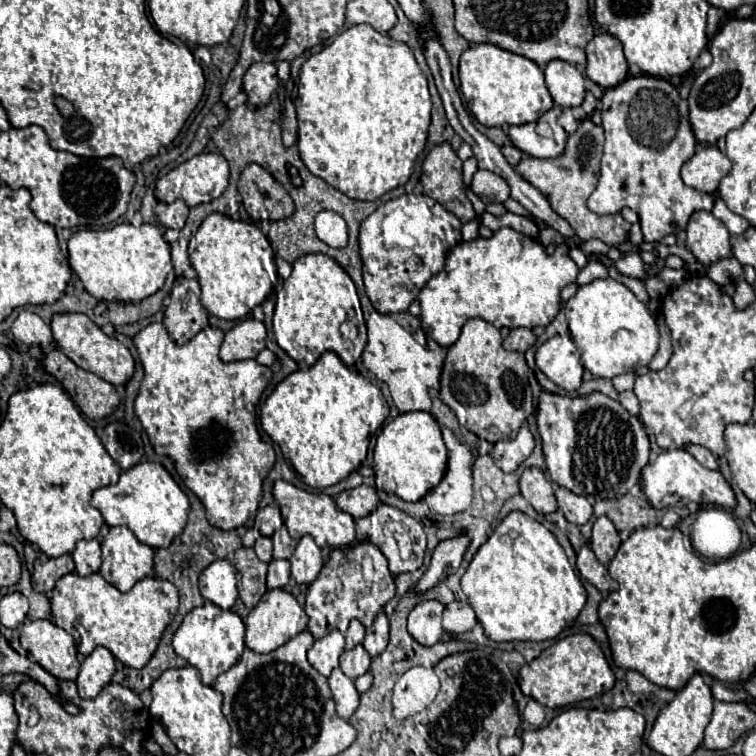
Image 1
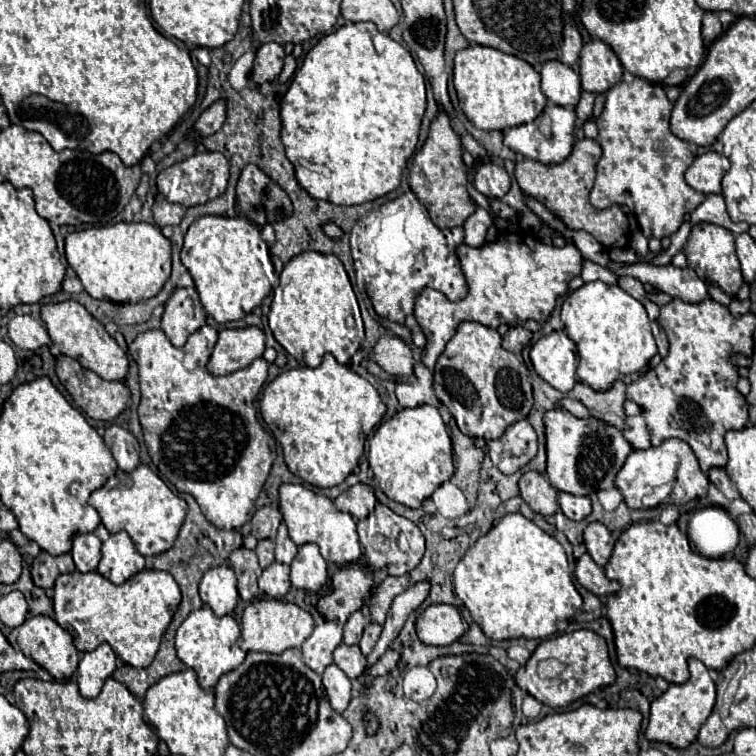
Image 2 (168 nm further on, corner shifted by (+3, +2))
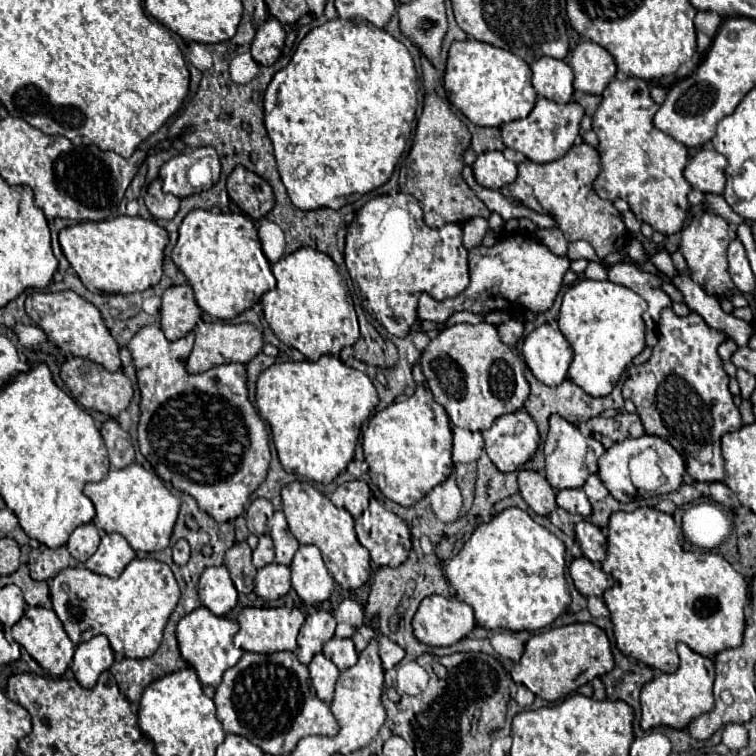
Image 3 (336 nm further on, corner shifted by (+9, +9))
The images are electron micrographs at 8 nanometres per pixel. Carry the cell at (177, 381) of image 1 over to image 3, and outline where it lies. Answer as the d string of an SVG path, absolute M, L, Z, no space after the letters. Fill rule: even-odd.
M157 325L139 329L139 333L135 333L135 337L129 341L127 349L137 367L137 385L141 391L139 449L165 483L171 483L175 489L193 495L197 505L211 517L215 517L215 521L231 521L245 513L249 495L263 483L267 475L271 461L269 435L265 421L259 417L247 397L247 367L243 363L225 363L219 367L211 367L203 375L191 375L185 371L185 365L193 341L193 331L177 341L167 341ZM203 399L215 399L215 403L223 405L191 405L203 403Z

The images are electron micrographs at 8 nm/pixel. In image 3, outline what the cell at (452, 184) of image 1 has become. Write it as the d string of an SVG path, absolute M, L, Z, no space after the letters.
M421 57L421 69L423 69L425 101L423 101L423 113L417 121L417 131L411 151L407 155L407 161L403 161L401 165L399 173L401 191L413 195L419 201L425 223L429 227L443 227L445 223L465 223L467 219L473 219L477 215L489 217L489 209L485 207L485 203L467 187L467 183L461 177L463 153L471 143L471 135L465 123L451 111L449 103L445 103L437 95L435 89L439 85L439 75L427 57Z

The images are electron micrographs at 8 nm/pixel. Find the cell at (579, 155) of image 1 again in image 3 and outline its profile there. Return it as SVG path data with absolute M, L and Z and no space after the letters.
M583 141L581 145L575 145L559 161L551 161L543 165L531 161L519 163L517 181L503 187L501 193L511 199L519 199L523 205L539 213L549 213L557 221L557 227L563 231L567 241L585 239L591 243L595 253L603 259L613 251L625 253L629 231L623 225L621 213L615 209L615 205L611 201L601 199L593 191L591 183L597 177L597 173L599 173L599 153L595 147Z

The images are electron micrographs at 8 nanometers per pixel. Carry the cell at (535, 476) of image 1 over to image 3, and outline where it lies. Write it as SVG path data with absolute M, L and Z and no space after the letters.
M521 469L517 479L519 479L521 497L537 515L549 515L557 507L555 489L547 483L547 479L539 471Z

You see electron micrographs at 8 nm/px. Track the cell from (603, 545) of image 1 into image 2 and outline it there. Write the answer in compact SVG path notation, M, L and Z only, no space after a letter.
M591 522L583 530L583 538L585 538L589 556L599 566L605 566L609 562L609 556L613 552L613 544L615 544L615 540L611 538L611 532L601 522Z

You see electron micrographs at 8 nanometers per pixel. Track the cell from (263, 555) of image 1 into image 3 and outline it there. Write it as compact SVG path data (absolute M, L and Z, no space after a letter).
M259 535L259 545L257 549L253 551L253 565L257 569L273 563L273 557L275 557L275 551L273 551L273 541L269 535Z

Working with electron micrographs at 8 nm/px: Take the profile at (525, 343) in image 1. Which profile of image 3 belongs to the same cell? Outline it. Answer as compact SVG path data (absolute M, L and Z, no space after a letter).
M509 319L505 323L499 323L497 325L497 331L499 331L499 337L505 345L509 347L515 347L515 343L521 339L523 335L523 323L517 321L517 319Z

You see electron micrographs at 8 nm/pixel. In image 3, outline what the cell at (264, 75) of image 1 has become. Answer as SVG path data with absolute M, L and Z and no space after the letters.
M269 17L251 43L251 55L259 65L273 65L281 55L283 43L285 43L285 31L281 23Z

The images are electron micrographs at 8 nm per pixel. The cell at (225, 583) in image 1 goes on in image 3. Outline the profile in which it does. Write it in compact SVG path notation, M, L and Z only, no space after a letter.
M207 567L199 579L199 599L215 615L227 615L237 603L237 589L227 567Z

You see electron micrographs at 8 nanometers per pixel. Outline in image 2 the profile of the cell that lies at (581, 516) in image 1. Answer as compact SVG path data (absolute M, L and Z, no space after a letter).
M559 494L559 506L563 514L571 520L585 520L591 514L591 500L587 496L575 496L575 494Z

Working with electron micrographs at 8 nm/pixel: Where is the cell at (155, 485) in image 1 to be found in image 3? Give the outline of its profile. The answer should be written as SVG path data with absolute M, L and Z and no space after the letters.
M139 463L111 469L103 481L87 483L85 495L97 509L95 525L105 533L121 533L135 551L161 551L169 545L179 513L179 499L165 487L154 469L141 467Z

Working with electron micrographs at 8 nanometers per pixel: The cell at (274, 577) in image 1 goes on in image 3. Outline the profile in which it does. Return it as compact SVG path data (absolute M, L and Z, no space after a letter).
M271 563L257 571L255 575L255 591L259 597L271 601L283 597L291 589L291 573L287 565Z

